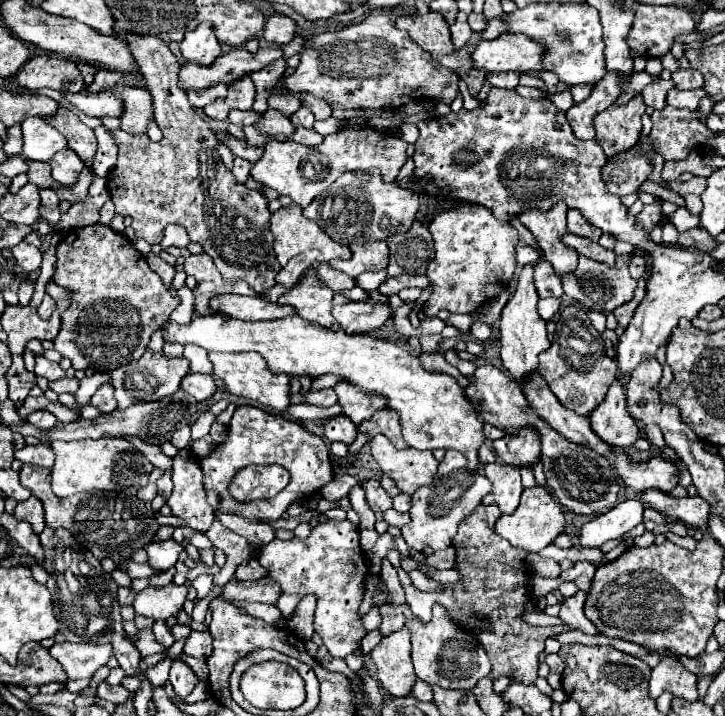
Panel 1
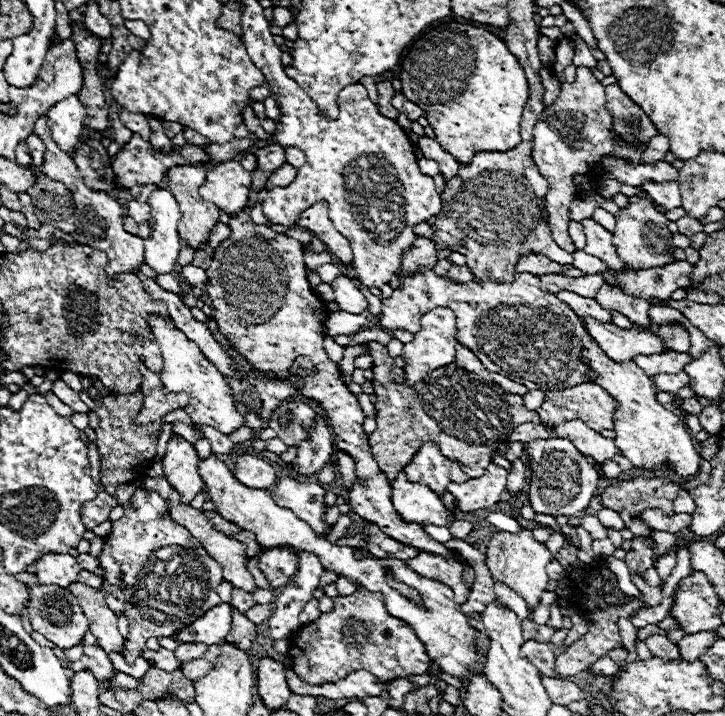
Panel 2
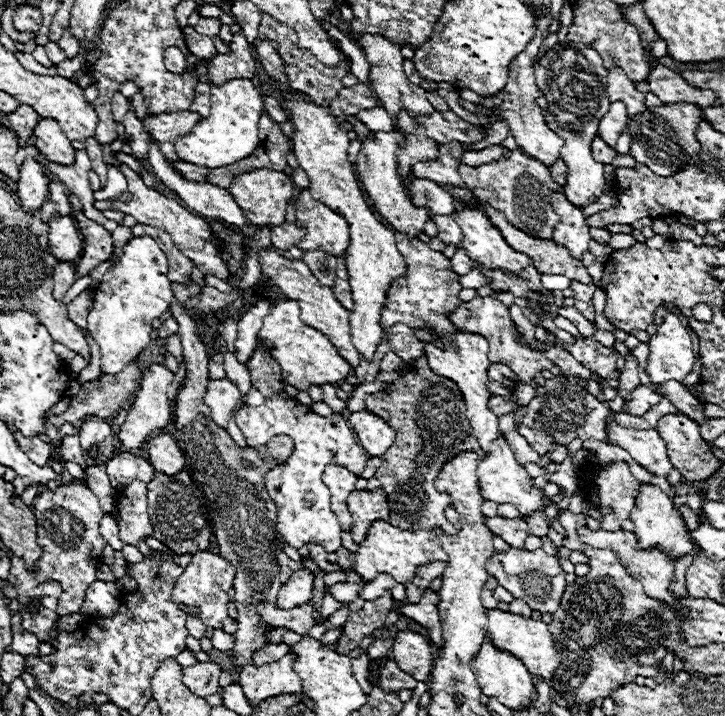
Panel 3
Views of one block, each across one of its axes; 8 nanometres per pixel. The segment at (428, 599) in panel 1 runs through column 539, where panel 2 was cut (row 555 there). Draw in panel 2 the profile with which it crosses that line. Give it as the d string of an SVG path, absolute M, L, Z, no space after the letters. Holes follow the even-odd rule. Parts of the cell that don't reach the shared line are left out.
M634 536L634 550L628 552L626 556L626 566L630 574L642 576L646 570L656 566L656 556L654 556L654 542L652 538L646 536Z

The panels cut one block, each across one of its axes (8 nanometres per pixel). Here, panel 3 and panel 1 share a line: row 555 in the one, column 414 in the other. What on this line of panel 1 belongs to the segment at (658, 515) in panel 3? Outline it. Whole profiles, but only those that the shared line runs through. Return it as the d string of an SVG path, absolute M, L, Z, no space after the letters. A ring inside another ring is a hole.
M406 628L386 636L370 652L376 664L376 678L390 696L406 696L412 692L418 676L410 658L410 632Z

